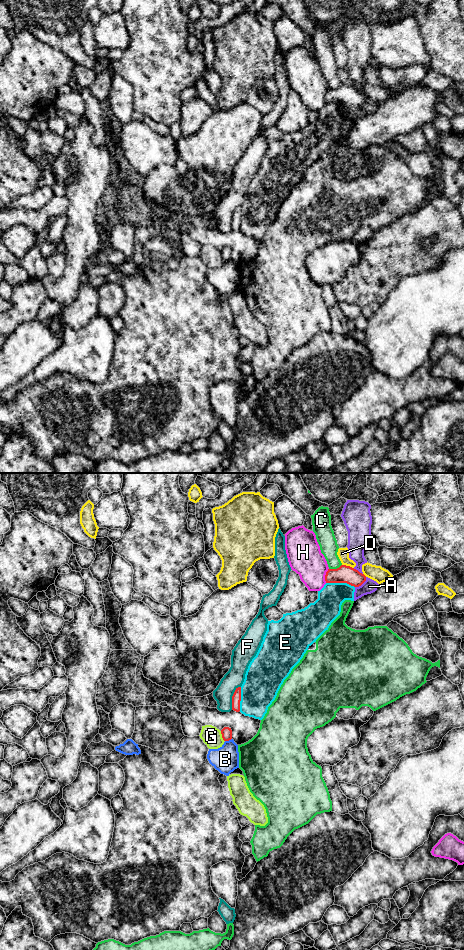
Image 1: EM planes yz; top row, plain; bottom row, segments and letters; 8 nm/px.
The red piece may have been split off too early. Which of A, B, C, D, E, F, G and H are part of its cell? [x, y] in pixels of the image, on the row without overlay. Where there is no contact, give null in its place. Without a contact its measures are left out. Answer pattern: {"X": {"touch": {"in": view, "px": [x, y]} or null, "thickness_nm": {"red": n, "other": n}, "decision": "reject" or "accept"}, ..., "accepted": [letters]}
{"A": {"touch": {"in": "yz", "px": [361, 104]}, "thickness_nm": {"red": 140, "other": 110}, "decision": "reject"}, "B": {"touch": {"in": "yz", "px": [228, 260]}, "thickness_nm": {"red": 90, "other": 220}, "decision": "reject"}, "C": {"touch": {"in": "yz", "px": [335, 89]}, "thickness_nm": {"red": 140, "other": 140}, "decision": "reject"}, "D": {"touch": {"in": "yz", "px": [348, 86]}, "thickness_nm": {"red": 140, "other": 90}, "decision": "reject"}, "E": {"touch": {"in": "yz", "px": [340, 102]}, "thickness_nm": {"red": 140, "other": 220}, "decision": "reject"}, "F": {"touch": {"in": "yz", "px": [232, 217]}, "thickness_nm": {"red": 80, "other": 160}, "decision": "reject"}, "G": {"touch": {"in": "yz", "px": [222, 256]}, "thickness_nm": {"red": 90, "other": 160}, "decision": "reject"}, "H": {"touch": {"in": "yz", "px": [325, 95]}, "thickness_nm": {"red": 140, "other": 280}, "decision": "reject"}, "accepted": []}

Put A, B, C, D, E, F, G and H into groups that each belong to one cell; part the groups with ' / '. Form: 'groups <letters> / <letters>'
groups A / B / C / D / E / F / G / H

